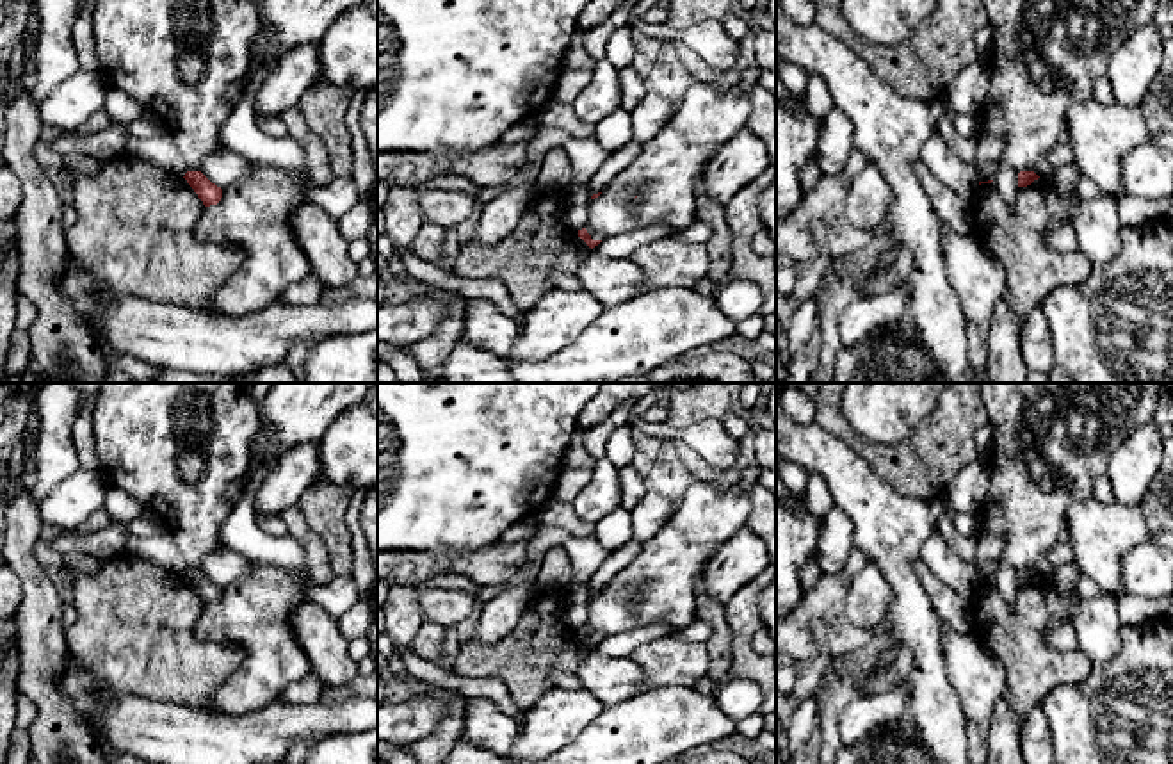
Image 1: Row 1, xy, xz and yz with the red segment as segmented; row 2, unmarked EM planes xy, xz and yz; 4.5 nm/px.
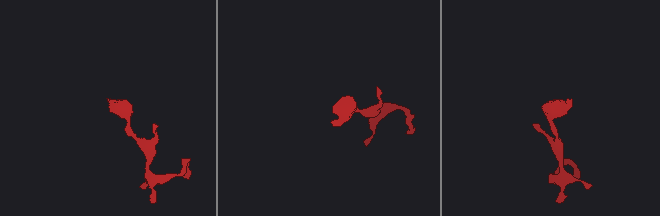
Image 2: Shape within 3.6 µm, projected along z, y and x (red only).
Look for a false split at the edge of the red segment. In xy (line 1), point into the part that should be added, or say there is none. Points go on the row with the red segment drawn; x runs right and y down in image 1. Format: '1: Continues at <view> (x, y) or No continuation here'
1: No continuation here

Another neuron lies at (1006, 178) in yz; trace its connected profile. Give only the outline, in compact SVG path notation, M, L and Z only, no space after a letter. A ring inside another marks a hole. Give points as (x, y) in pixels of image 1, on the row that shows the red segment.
M999 167L993 182L1002 199L1013 208L1018 191L1018 173L1011 167Z

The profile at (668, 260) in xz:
M673 233L637 248L630 260L643 269L643 292L669 285L694 287L708 269L705 246L684 242Z

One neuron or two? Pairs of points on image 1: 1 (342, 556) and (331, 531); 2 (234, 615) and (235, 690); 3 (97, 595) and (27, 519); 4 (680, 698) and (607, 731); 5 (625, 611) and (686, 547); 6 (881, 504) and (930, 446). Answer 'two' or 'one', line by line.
1: one
2: one
3: two
4: one
5: one
6: two

